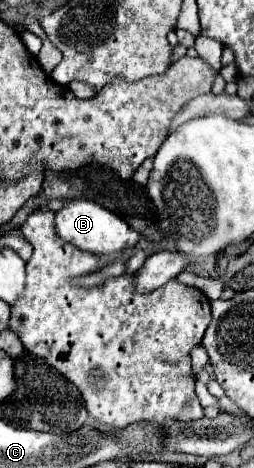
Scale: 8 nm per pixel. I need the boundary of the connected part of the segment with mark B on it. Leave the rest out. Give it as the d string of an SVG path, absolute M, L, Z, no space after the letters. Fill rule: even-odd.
M84 198L66 200L64 206L54 216L54 228L62 240L70 242L72 246L76 246L80 250L92 252L92 254L118 252L118 250L134 246L140 240L140 234L134 228L130 228L122 218L118 218L114 212L102 208L100 204L84 200Z

